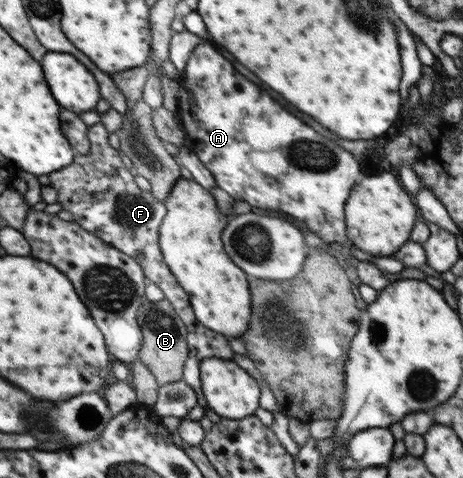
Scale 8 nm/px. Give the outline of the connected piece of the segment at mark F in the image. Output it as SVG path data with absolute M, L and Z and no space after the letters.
M98 122L88 127L90 150L86 154L74 154L73 163L59 171L50 173L50 186L56 189L58 202L63 211L69 211L73 220L85 231L102 239L107 245L118 249L124 255L134 257L143 269L147 282L157 285L164 293L164 300L171 303L176 315L183 321L186 329L188 358L184 365L185 380L198 395L198 403L207 411L207 401L204 398L200 380L200 361L208 357L224 360L234 358L234 352L226 338L201 324L189 302L185 292L177 282L173 273L165 263L160 248L160 225L166 216L167 208L164 201L159 201L150 191L143 191L129 172L119 150L111 147L108 142L110 133Z

